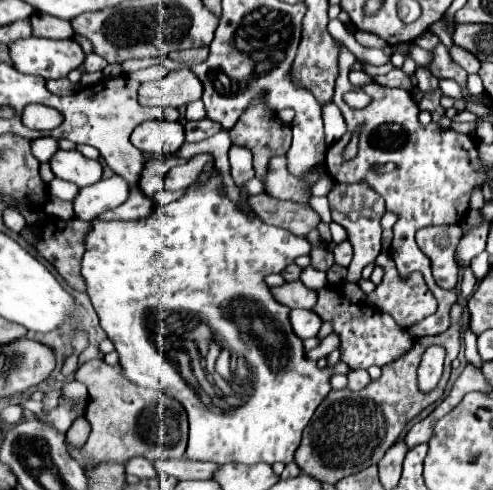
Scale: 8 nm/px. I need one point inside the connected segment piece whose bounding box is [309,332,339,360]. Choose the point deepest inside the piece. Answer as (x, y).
(329, 343)

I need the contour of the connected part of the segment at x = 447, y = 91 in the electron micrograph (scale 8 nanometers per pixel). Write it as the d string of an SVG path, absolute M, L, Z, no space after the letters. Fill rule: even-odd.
M441 78L439 84L443 96L451 96L455 100L462 98L461 88L454 80Z

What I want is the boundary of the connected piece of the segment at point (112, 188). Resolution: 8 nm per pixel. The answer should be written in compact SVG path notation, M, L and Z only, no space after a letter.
M115 174L107 180L99 180L93 186L79 190L73 202L75 216L91 222L99 212L105 212L123 204L127 196L129 196L129 184L121 176Z

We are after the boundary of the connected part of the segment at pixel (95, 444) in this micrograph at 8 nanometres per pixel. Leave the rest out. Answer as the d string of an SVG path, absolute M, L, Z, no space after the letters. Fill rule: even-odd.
M89 360L77 368L75 380L89 386L89 402L85 408L85 418L91 424L91 434L81 448L67 446L67 452L71 454L71 458L81 468L93 468L93 466L103 464L103 462L127 464L135 456L147 456L153 446L163 446L169 452L167 458L183 458L185 446L187 446L187 414L185 414L183 406L177 400L171 400L169 396L161 396L155 390L149 390L149 388L141 390L139 386L131 384L121 372L123 370L119 364L109 366L103 360Z

